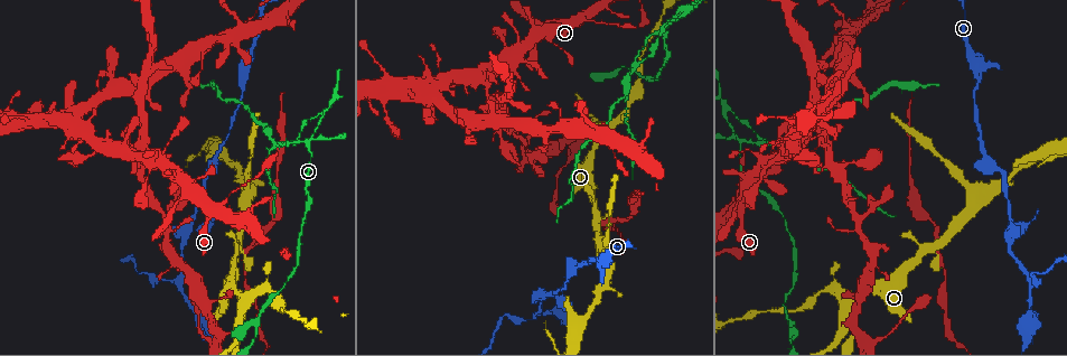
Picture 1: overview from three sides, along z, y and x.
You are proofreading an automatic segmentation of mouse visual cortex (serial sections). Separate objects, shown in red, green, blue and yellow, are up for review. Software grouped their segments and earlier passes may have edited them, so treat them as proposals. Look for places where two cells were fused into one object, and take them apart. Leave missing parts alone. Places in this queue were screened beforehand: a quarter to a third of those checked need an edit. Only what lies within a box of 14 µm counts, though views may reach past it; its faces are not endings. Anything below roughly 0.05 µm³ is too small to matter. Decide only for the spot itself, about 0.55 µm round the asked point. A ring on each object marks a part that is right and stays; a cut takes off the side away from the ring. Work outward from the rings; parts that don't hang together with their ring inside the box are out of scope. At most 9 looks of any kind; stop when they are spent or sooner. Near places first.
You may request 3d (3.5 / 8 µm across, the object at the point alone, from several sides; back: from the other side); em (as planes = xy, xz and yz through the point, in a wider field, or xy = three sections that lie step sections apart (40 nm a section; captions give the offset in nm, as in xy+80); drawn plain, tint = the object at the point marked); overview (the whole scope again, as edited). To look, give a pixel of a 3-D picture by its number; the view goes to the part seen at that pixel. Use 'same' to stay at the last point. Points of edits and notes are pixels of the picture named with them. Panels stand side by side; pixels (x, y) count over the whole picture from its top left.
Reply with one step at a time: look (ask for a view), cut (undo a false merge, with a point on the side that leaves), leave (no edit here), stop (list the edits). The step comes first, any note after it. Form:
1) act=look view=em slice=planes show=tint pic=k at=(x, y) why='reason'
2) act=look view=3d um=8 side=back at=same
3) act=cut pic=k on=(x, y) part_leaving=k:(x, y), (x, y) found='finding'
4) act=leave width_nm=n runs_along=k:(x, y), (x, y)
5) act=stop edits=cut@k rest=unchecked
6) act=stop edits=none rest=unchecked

act=look view=3d um=8 pic=1 at=(261, 287) why='thin neck'

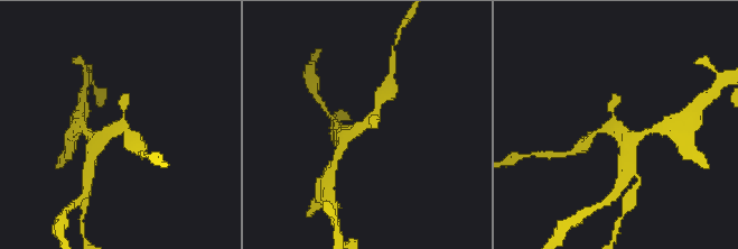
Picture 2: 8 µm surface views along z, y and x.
act=look view=3d um=3.5 pic=2 at=(121, 126)

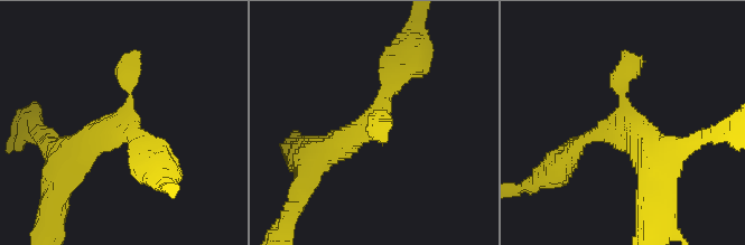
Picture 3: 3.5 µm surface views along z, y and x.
act=look view=em slice=xy step=1 show=tint pic=3 at=(118, 128)

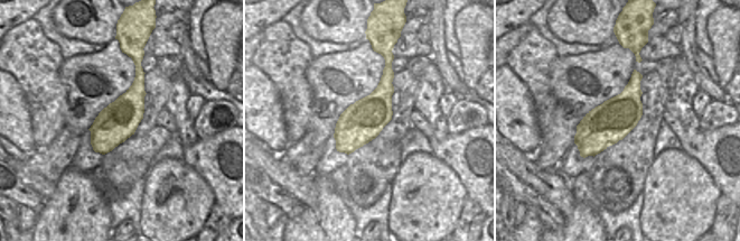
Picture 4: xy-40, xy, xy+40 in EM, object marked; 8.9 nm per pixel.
act=leave width_nm=360 runs_along=3:(314, 168), (369, 125), (396, 68) found='one cell here'

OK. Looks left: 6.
act=look view=3d um=3.5 side=back pic=1 at=(790, 322) why='side arm on a straight run'

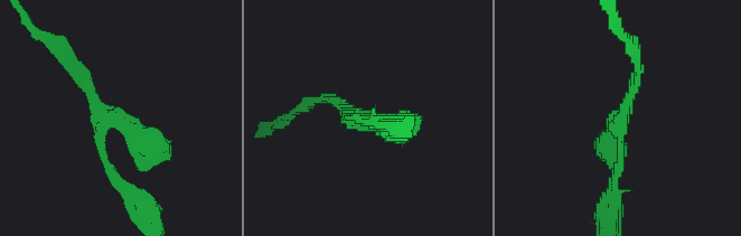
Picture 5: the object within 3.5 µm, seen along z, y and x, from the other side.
act=look view=em slice=xy step=5 show=tint pic=5 at=(350, 116)

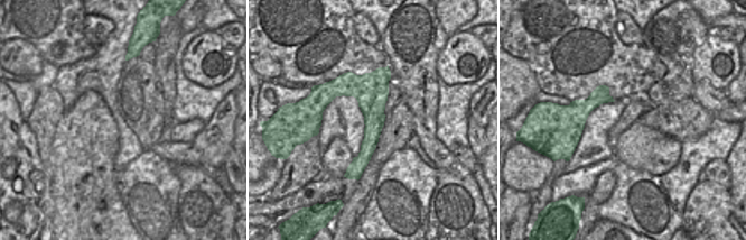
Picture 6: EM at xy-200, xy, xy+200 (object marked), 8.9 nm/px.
act=leave runs_along=5:(64, 58), (102, 118), (163, 151) found='all the same cell'

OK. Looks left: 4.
act=look view=3d um=3.5 pic=1 at=(158, 165) why='four arms meet'

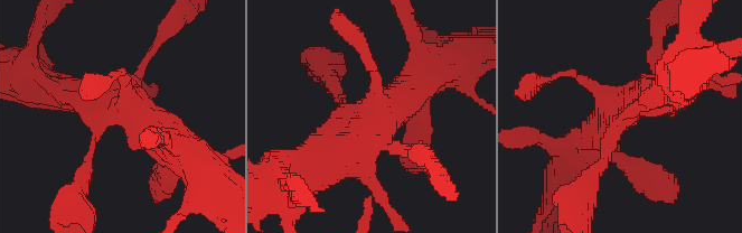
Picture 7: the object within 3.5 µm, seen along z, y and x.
act=look view=em slice=xy step=5 show=tint pic=7 at=(617, 111)

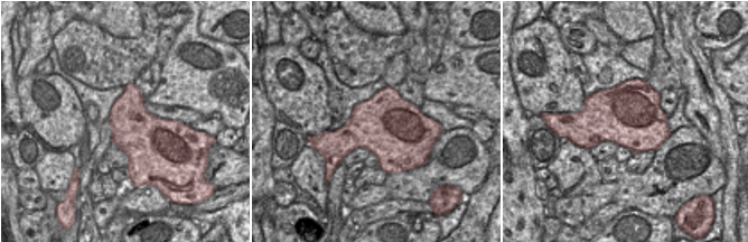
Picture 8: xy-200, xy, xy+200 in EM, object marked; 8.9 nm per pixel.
act=leave runs_along=7:(429, 76), (326, 168) found='one cell here'

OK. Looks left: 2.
act=look view=3d um=3.5 pic=1 at=(820, 133) why='thick turns thin'

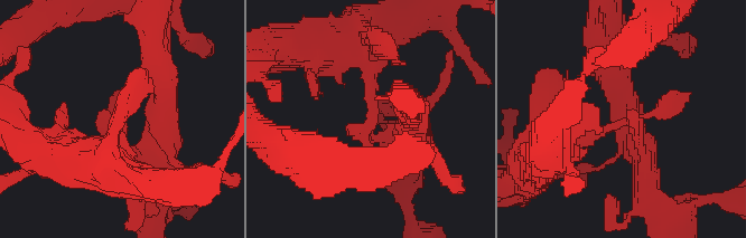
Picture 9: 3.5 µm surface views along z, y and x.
act=cut pic=9 on=(407, 115) part_leaving=9:(152, 25), (156, 66) found='two cells meet here'

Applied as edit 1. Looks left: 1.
act=stop edits=cut@9 rest=unchecked

